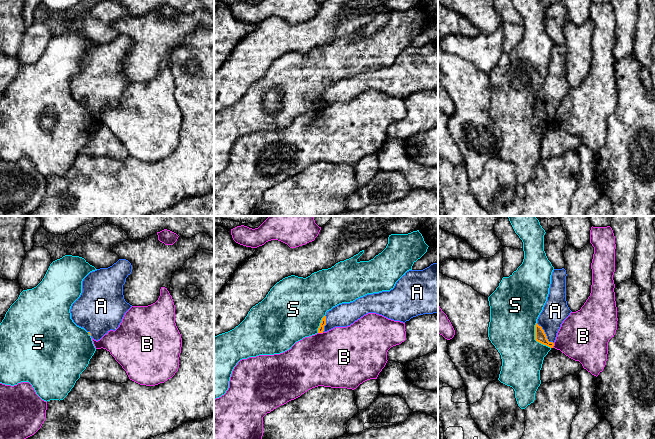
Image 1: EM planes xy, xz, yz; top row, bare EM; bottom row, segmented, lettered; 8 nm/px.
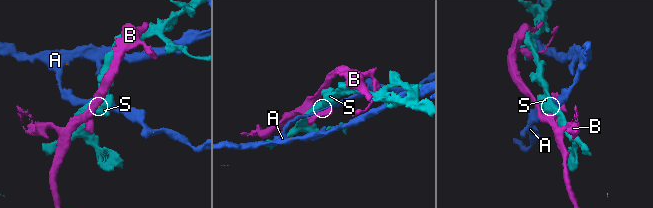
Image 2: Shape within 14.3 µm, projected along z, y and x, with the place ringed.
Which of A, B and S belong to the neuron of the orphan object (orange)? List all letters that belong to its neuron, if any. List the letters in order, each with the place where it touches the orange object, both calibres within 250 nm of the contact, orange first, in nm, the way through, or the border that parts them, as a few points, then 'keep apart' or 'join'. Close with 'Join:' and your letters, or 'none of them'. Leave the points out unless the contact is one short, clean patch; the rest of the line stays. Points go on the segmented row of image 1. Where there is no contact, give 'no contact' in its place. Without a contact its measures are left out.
A: meets orange in yz at (545, 334); 90 nm thick on the orange side, 200 nm on the other; join
B: meets orange in xz at (320, 332); 50 nm thick on the orange side, 460 nm on the other; border along xz (323, 332), (318, 333); keep apart
S: meets orange in yz at (535, 338); 90 nm thick on the orange side, 380 nm on the other; border along yz (536, 322), (535, 339), (550, 348); keep apart
Join: A

